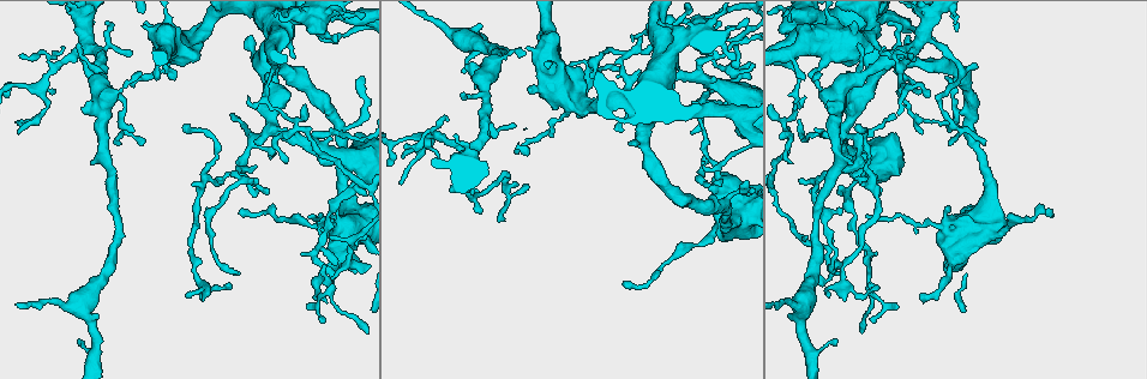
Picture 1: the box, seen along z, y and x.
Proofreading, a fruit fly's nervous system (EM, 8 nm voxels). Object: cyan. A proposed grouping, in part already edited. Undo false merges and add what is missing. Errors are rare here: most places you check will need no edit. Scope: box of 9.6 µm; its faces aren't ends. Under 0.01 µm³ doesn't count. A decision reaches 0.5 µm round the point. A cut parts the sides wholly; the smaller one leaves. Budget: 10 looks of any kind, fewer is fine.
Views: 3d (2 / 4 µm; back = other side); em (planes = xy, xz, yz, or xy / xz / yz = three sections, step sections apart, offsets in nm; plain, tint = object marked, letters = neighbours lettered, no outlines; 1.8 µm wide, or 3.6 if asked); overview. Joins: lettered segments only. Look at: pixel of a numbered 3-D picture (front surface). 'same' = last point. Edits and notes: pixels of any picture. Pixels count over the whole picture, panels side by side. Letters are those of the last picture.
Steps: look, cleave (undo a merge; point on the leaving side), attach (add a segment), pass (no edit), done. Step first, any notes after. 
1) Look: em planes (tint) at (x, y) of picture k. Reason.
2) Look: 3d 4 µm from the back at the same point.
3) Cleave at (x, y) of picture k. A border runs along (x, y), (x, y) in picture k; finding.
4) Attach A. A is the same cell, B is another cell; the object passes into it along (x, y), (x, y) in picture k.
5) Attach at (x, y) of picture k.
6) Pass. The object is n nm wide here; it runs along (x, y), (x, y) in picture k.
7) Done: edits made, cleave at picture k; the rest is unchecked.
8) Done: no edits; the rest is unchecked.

Look: 3d 4 µm at (82, 307) of picture 1. Three-way junction.

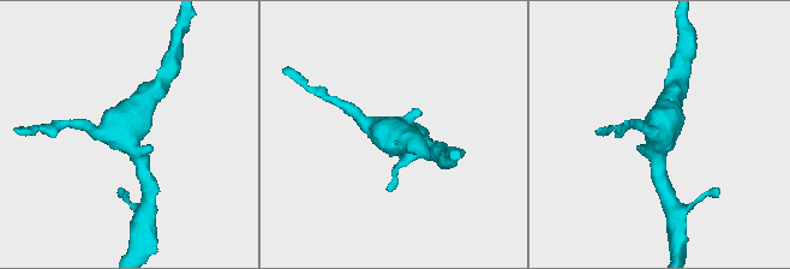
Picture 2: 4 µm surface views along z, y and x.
Look: em planes (tint) at (392, 130) of picture 2. 3 arms meet here; the arms are 180, 240, 300 nm wide; need the tissue.

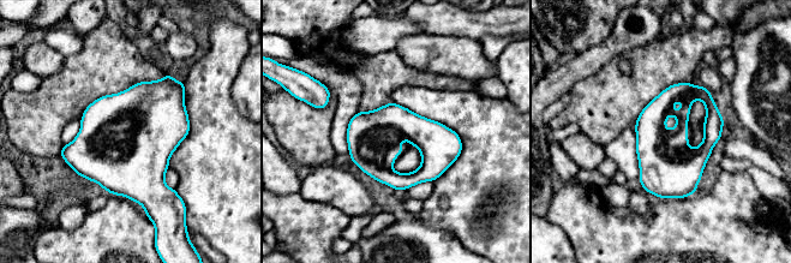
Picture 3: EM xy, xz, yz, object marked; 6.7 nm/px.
Look: em planes (letters) at the same point.

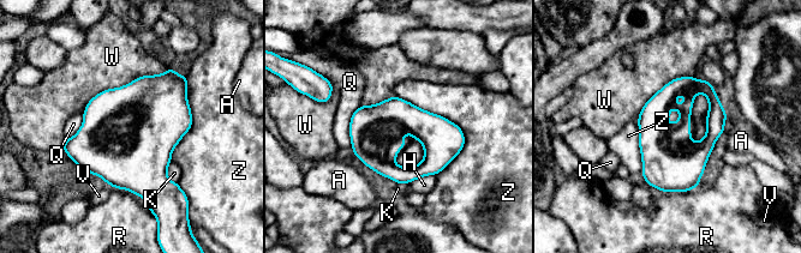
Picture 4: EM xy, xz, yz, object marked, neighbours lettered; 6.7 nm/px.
Pass. A, H, K, Q, R, V, W and Z are other cells; a border runs along (393, 95), (461, 130), (436, 175) in picture 4; one cell here.

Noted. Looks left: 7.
Look: em planes (letters) at (314, 256) of picture 1. Sharp bend.

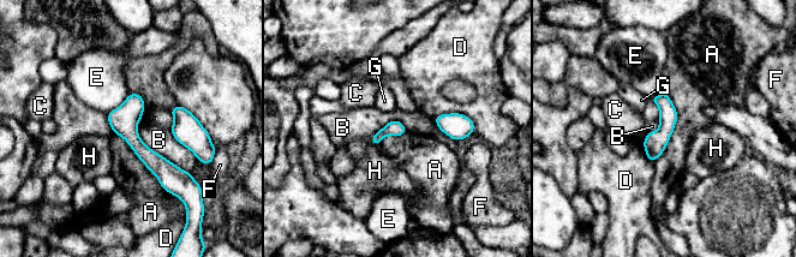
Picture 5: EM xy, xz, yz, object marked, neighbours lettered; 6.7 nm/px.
Pass. The object is 110 nm wide here; A, B, C, D, E, F, G and H are other cells; a border runs along (141, 119), (139, 138), (191, 173) in picture 5; all the same cell.

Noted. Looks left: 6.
Look: em planes (letters) at (850, 22) of picture 1. Thick turns thin.

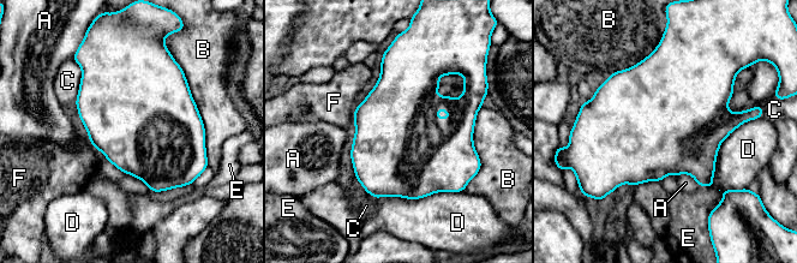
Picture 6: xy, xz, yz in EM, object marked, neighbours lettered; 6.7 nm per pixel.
Pass. A, B, C, D, E and F are other cells; a border runs along (677, 175), (689, 174), (699, 185) in picture 6; one cell here.

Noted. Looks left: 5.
Look: em 3.6 µm yz step 4 (letters) at (193, 42) of picture 1. Three-way junction.

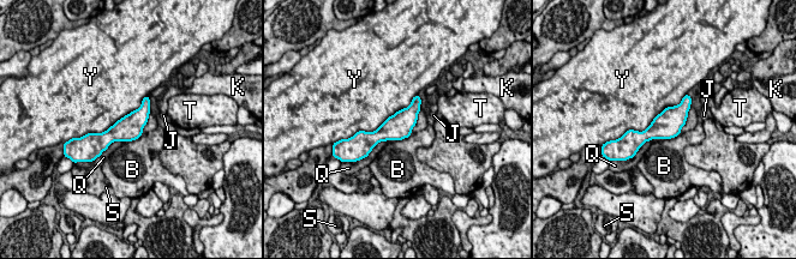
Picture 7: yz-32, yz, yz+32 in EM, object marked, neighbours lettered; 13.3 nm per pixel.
Look: em 3.6 µm planes (letters) at the same point.

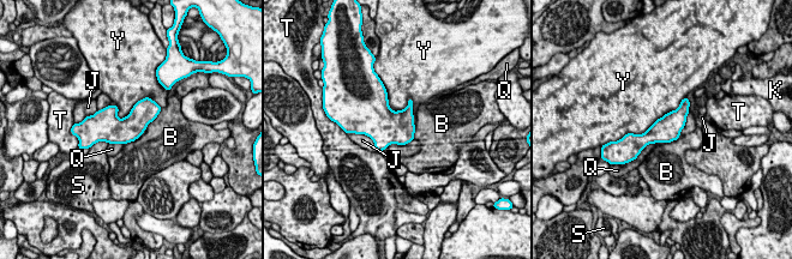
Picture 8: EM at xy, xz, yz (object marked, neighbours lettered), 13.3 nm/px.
Pass. B, J, K, Q, S, T and Y are other cells; continuous, no second cell.

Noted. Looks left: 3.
Done: no edits; the rest is unchecked.

